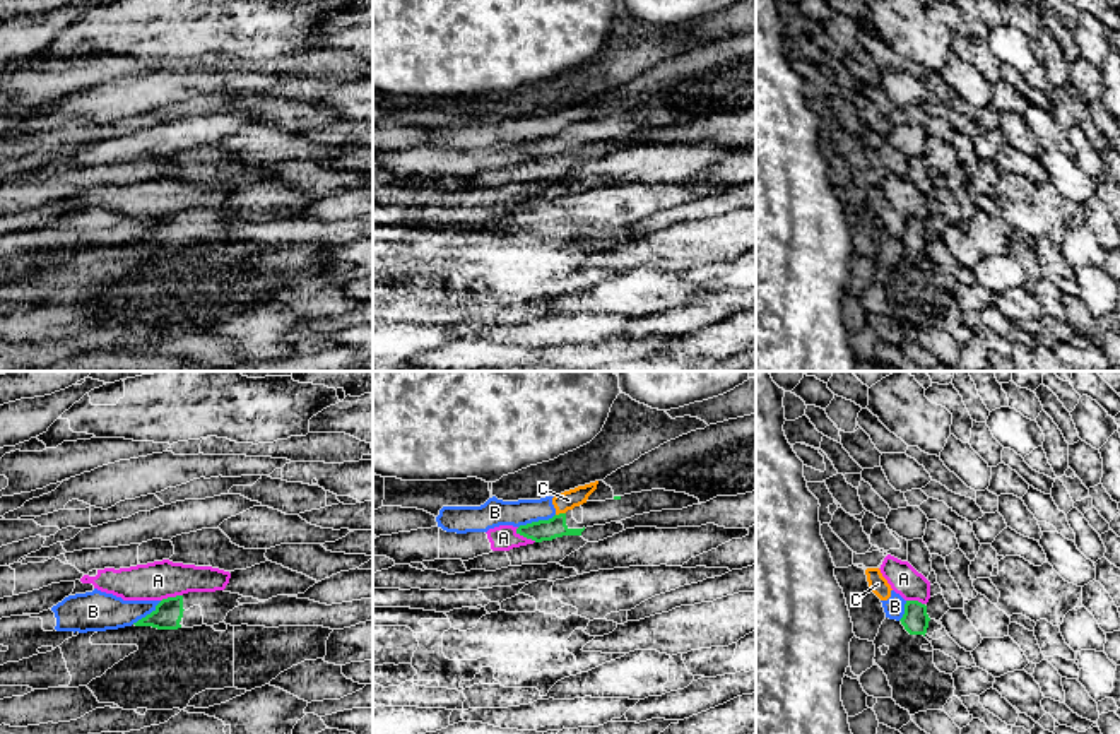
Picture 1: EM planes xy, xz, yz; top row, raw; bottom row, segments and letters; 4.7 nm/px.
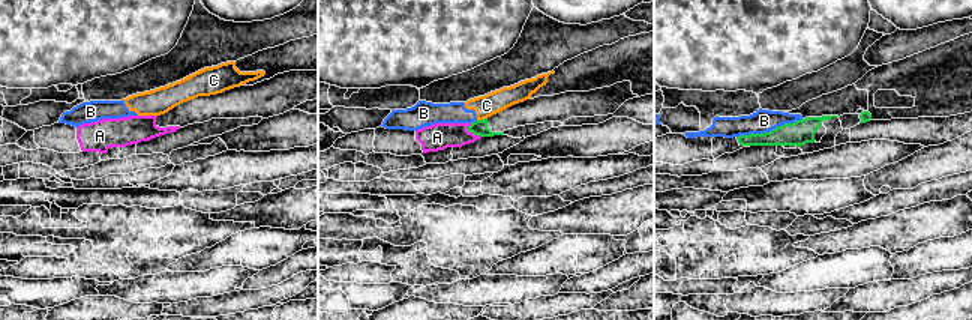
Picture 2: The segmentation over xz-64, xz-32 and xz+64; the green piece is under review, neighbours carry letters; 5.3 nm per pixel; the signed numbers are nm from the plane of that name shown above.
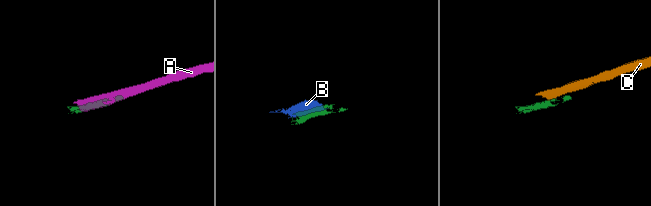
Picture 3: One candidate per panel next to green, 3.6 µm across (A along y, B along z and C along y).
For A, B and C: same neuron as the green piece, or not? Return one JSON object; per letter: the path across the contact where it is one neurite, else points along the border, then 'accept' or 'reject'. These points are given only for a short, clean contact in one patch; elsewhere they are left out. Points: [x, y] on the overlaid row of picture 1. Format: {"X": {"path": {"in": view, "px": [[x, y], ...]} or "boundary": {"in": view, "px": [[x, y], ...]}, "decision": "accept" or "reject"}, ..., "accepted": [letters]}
{"A": {"boundary": {"in": "xz", "px": [[515, 529], [536, 541]]}, "decision": "reject"}, "B": {"decision": "reject"}, "C": {"boundary": {"in": "xz", "px": [[565, 512], [556, 515]]}, "decision": "reject"}, "accepted": []}

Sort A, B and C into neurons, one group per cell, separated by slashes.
A / B C

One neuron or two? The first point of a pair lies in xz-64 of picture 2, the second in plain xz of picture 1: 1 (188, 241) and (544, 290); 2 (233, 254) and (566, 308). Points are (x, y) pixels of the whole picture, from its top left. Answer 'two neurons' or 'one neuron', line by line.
1: one neuron
2: one neuron

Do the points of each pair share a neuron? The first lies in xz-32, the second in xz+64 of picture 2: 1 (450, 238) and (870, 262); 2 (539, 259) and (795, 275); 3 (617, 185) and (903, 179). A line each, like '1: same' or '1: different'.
1: different
2: same
3: different

